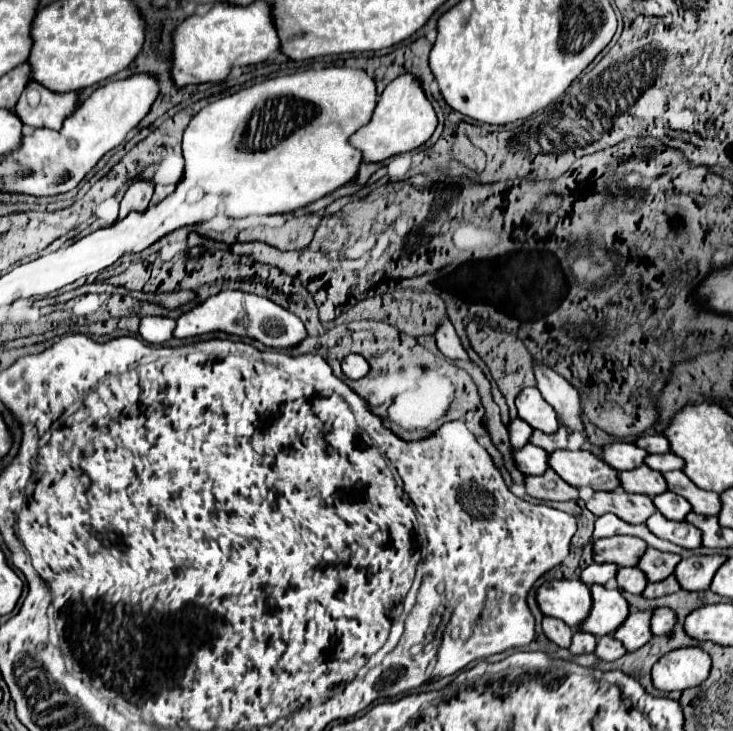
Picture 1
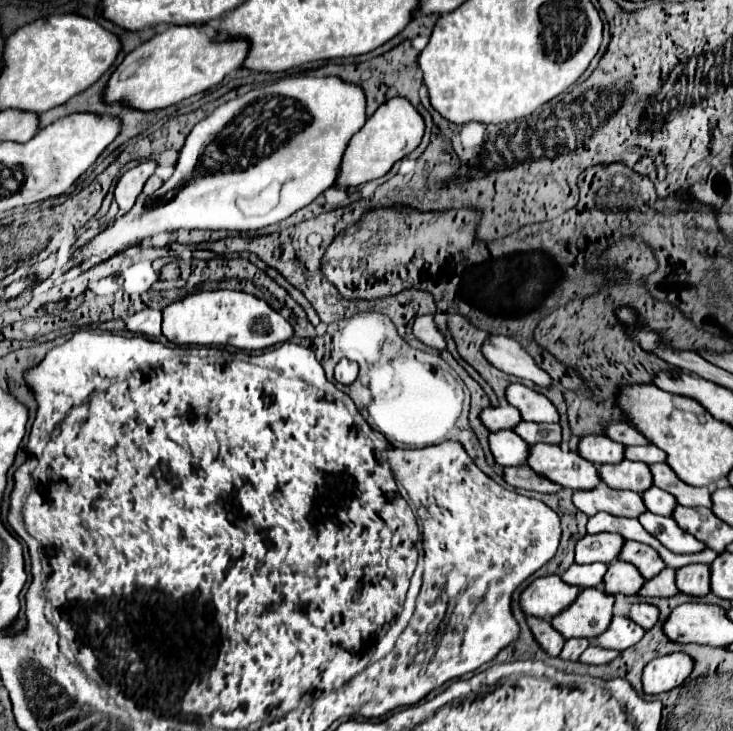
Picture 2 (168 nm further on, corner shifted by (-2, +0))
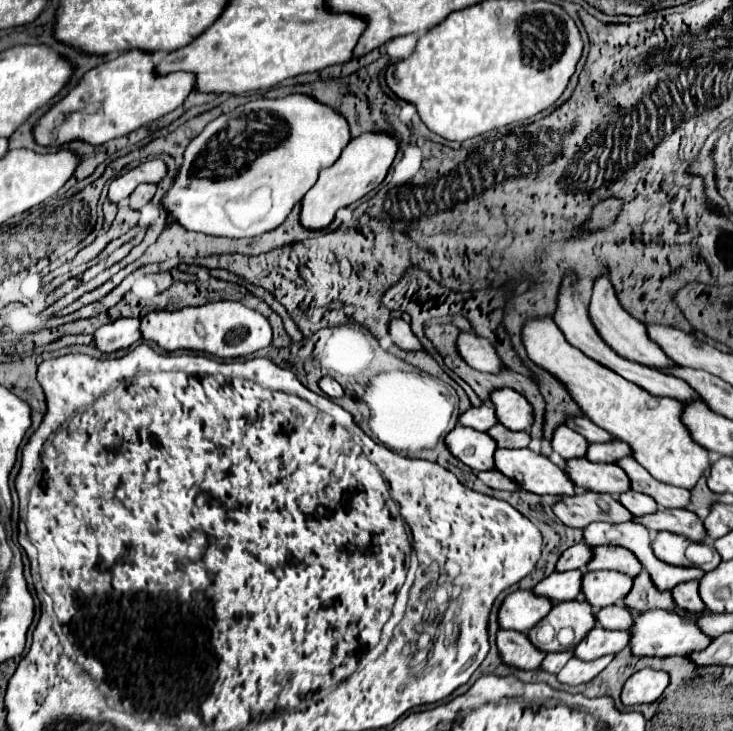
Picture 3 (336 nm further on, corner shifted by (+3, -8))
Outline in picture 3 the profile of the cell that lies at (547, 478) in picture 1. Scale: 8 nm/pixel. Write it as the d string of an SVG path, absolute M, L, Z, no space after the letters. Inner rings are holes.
M486 470L486 472L478 472L476 474L478 480L482 480L486 486L496 488L496 490L518 490L518 486L508 480L506 476L502 476L498 470Z

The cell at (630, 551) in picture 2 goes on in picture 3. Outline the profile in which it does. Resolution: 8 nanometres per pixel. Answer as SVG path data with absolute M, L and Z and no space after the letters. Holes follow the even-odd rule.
M600 546L592 548L592 560L588 562L588 570L618 570L634 578L642 570L642 564L626 548Z

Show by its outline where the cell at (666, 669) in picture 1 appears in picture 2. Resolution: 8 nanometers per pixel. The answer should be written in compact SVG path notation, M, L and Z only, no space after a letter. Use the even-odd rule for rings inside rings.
M673 652L651 660L643 670L643 690L659 694L681 686L693 672L693 658L685 652Z

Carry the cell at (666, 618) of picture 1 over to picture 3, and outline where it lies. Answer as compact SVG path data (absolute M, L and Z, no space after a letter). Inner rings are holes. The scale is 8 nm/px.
M612 604L608 608L600 608L594 616L596 616L596 622L608 630L630 630L630 626L632 626L630 612L616 604Z

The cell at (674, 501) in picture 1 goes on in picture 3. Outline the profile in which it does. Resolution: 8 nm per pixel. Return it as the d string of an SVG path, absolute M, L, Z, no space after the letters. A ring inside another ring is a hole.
M622 492L618 496L620 504L624 504L624 508L632 514L632 516L642 516L642 514L652 514L658 510L658 504L650 498L650 496L644 496L644 494L638 494L638 492Z

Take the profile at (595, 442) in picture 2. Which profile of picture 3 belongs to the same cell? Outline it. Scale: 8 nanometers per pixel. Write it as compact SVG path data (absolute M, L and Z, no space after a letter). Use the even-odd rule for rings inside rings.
M556 426L554 430L554 438L552 438L552 448L554 452L558 452L564 460L568 458L578 458L586 454L588 442L584 440L584 436L580 436L578 432L570 430L568 426Z

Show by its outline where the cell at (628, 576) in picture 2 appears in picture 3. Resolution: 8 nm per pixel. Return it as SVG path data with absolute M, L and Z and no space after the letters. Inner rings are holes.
M612 570L584 572L582 594L584 600L592 606L592 610L618 604L620 600L626 598L630 588L632 588L632 578L624 576L622 572L612 572Z

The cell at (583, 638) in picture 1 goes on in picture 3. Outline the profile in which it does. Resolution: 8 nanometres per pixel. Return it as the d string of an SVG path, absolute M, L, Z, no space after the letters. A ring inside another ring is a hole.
M564 650L564 652L554 652L554 654L546 654L540 668L546 670L546 672L552 672L552 674L558 674L562 670L562 666L572 658L572 652L570 650Z

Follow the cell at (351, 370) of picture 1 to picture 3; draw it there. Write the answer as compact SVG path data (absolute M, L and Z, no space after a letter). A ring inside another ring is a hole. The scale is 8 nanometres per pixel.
M324 376L318 384L320 384L320 390L330 398L342 398L344 396L344 388L330 376Z

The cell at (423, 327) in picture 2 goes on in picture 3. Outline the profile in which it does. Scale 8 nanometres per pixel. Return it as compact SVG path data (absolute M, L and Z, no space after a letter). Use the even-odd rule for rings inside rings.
M392 318L388 324L388 334L392 336L392 342L402 350L422 350L418 338L410 332L410 324L402 318Z

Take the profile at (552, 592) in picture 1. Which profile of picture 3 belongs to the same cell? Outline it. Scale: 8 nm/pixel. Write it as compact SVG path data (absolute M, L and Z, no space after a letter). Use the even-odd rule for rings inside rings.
M518 590L504 598L498 610L498 626L506 630L528 632L552 608L550 600L534 596L530 590Z

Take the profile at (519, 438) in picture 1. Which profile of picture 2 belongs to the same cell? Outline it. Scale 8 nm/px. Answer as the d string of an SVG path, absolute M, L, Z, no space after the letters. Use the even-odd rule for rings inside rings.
M505 401L498 407L489 406L487 410L483 410L481 420L491 432L499 432L499 430L515 430L515 426L521 422L521 416L515 407Z

